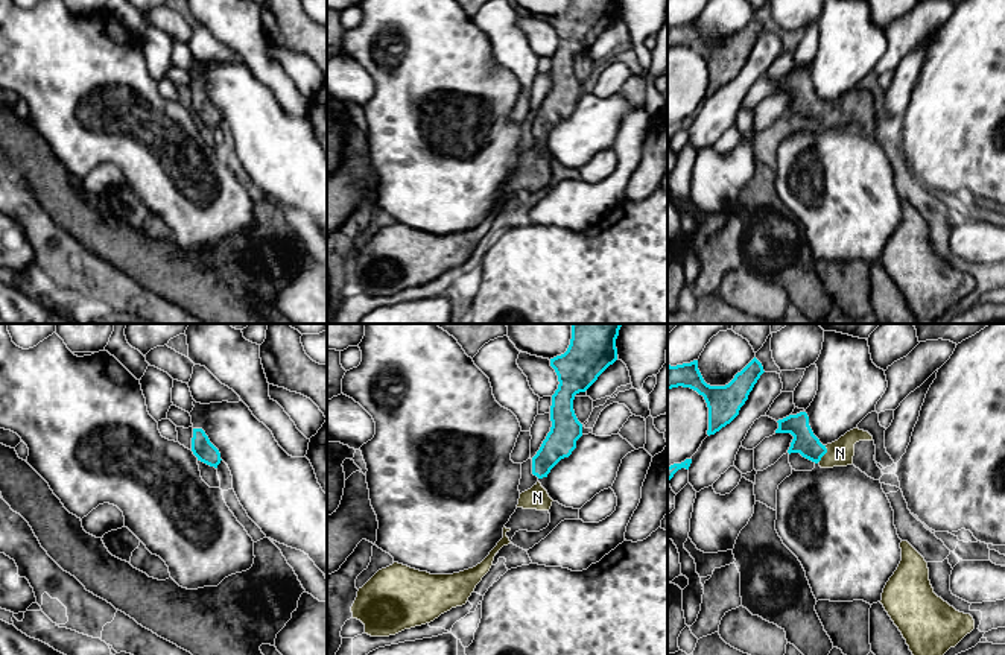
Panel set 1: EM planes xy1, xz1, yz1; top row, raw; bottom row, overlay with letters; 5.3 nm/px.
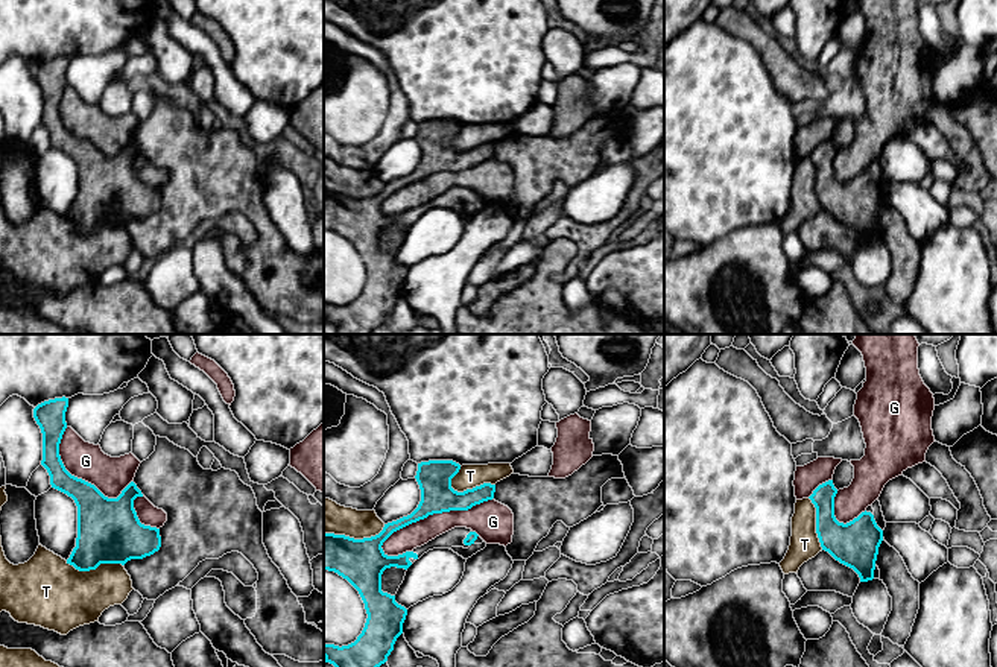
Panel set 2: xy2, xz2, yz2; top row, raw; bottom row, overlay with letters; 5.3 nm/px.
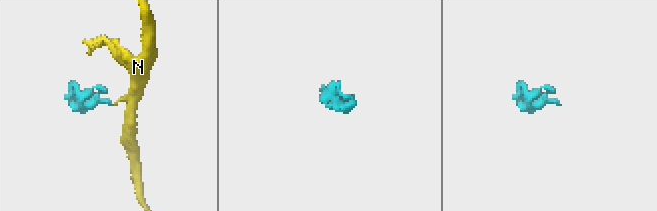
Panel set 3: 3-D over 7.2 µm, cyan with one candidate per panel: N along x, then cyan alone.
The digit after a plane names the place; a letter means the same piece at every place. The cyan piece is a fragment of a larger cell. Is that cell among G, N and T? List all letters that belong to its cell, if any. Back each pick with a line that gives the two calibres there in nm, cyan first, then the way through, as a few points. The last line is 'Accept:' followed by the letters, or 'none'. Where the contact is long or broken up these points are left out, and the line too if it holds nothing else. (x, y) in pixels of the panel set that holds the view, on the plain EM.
N: Thickness 130 nm (cyan) against 140 nm. Path across: yz1 (805, 102), (815, 111), (824, 113), (840, 113)
Accept: N

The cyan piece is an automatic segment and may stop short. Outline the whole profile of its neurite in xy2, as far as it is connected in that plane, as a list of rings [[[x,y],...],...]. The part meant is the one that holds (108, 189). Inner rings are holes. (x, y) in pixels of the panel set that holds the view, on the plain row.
[[[68,58],[38,64],[33,77],[43,93],[41,125],[50,135],[52,147],[71,156],[78,166],[78,198],[67,223],[79,231],[96,229],[100,223],[122,223],[143,219],[161,207],[160,188],[140,182],[134,160],[143,156],[131,141],[117,158],[105,156],[94,144],[71,135],[59,115],[67,88]]]

